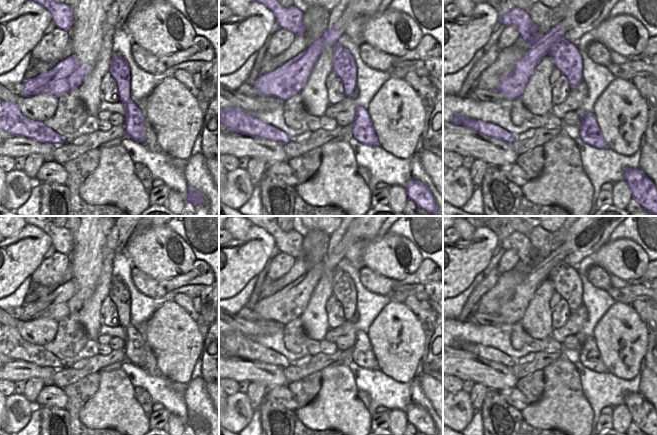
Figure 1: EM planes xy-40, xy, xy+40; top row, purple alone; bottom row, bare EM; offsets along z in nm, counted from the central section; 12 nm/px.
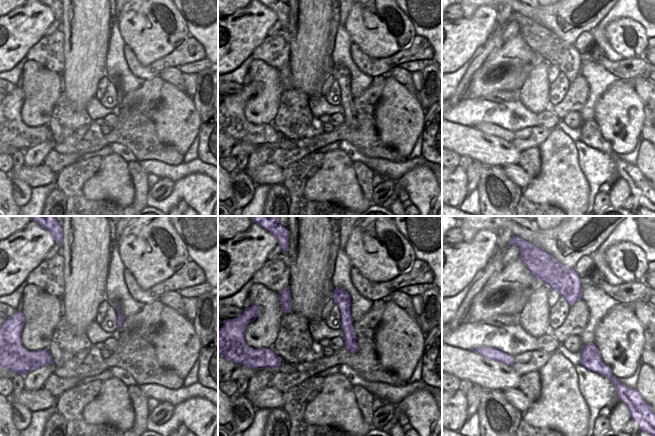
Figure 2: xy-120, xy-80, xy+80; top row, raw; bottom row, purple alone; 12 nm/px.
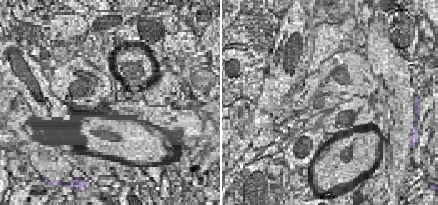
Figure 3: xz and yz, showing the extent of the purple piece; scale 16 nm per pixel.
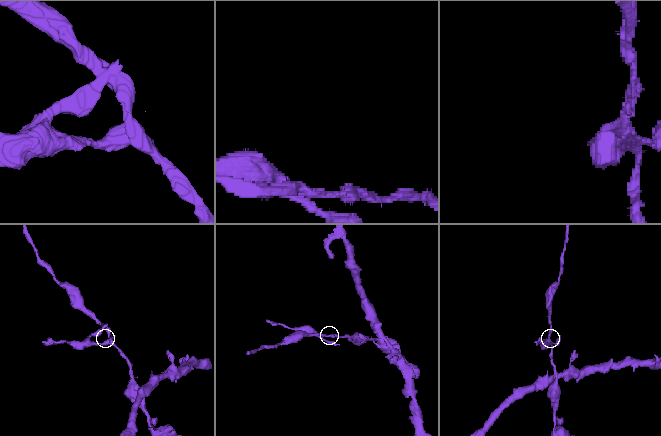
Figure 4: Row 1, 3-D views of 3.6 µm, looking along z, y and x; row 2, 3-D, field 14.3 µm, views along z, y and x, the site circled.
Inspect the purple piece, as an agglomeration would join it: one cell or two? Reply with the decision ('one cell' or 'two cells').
two cells

